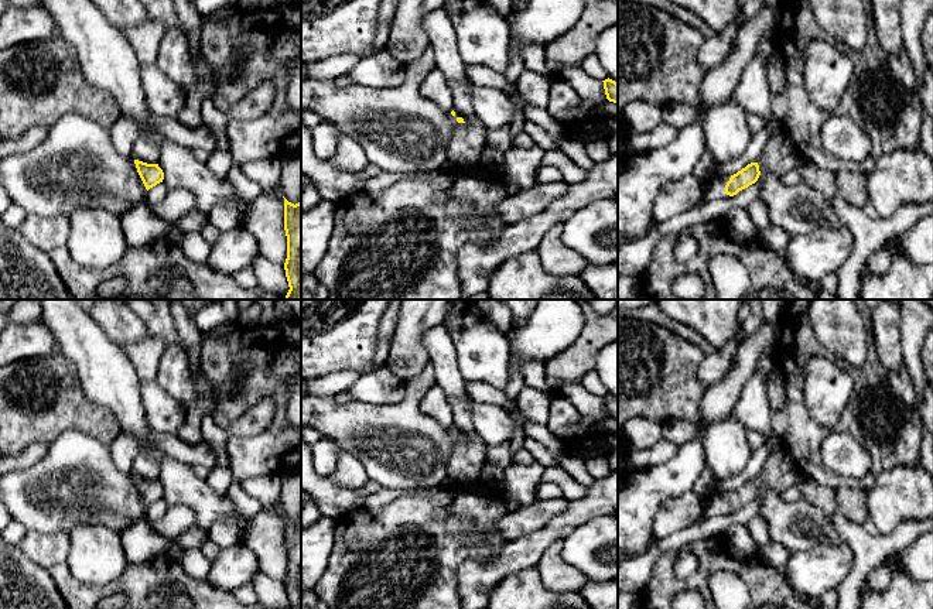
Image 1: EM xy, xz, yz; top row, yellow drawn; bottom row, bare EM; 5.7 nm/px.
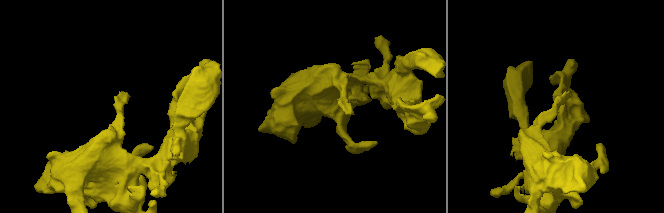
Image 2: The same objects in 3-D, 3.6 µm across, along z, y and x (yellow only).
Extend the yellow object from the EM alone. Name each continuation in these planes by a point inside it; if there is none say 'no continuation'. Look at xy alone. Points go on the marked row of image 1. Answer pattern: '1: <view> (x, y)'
no continuation

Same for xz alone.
1: xz (468, 140)

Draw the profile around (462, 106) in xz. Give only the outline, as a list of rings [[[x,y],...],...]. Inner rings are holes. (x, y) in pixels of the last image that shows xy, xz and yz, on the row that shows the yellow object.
[[[448,81],[452,93],[452,110],[455,119],[462,117],[465,123],[476,122],[475,110],[468,89],[457,81]]]

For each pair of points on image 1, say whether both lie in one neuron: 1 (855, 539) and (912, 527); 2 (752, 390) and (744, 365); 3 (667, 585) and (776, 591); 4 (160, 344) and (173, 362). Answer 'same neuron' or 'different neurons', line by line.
1: same neuron
2: different neurons
3: same neuron
4: different neurons

